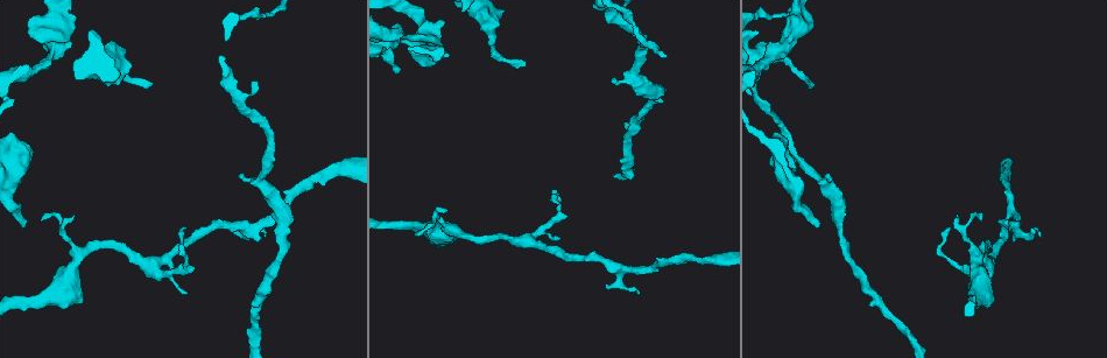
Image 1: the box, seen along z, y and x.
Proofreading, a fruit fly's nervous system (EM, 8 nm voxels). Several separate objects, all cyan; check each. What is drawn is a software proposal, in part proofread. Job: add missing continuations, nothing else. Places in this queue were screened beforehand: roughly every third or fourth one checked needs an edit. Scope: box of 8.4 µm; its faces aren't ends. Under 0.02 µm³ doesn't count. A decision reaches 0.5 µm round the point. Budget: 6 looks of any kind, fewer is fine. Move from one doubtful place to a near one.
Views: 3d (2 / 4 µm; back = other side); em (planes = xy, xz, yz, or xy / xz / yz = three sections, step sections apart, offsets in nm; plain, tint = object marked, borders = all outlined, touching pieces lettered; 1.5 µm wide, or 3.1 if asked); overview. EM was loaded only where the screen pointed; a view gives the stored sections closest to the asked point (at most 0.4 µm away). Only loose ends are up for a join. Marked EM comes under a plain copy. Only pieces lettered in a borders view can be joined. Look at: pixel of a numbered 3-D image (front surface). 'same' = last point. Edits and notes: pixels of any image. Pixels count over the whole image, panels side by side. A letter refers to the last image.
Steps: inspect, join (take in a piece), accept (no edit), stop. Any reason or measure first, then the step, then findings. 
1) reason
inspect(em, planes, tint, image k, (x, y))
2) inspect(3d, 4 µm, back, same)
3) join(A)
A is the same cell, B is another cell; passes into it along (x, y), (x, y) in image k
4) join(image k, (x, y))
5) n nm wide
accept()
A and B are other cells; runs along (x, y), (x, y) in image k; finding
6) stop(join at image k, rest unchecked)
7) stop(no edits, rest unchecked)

branch stops here
inspect(em, xy, step 8, borders, image 1, (184, 291))

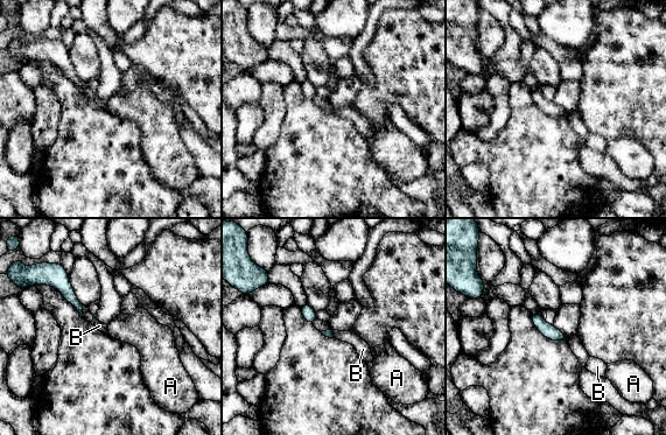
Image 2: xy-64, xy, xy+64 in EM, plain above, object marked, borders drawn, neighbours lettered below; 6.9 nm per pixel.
cut it another way
inspect(em, planes, borders, same)

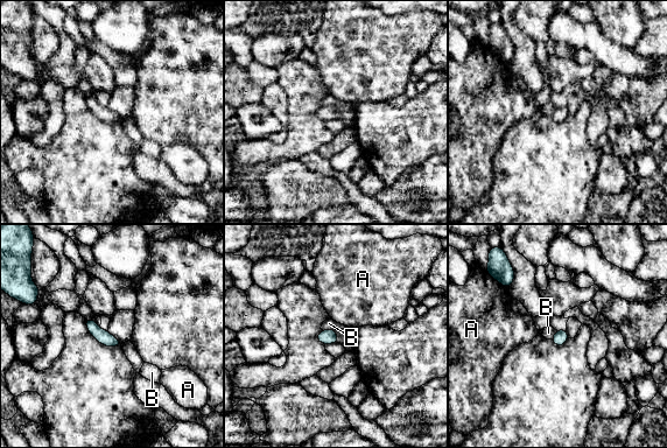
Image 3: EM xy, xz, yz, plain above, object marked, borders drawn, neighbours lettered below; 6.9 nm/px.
accept()
A and B are other cells; border along (334, 329), (322, 330) in image 3; no lettered piece goes on from it

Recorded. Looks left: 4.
free end
inspect(3d, 2 µm, image 1, (21, 223))

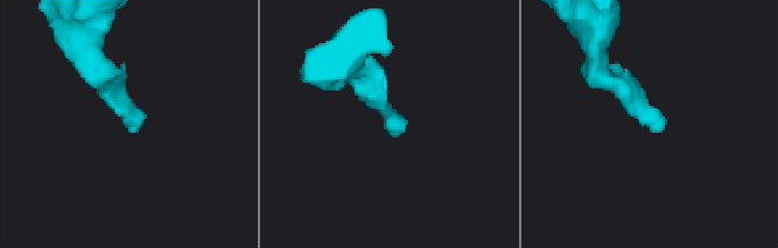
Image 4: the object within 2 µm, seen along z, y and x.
inspect(em, planes, tint, image 4, (137, 121))

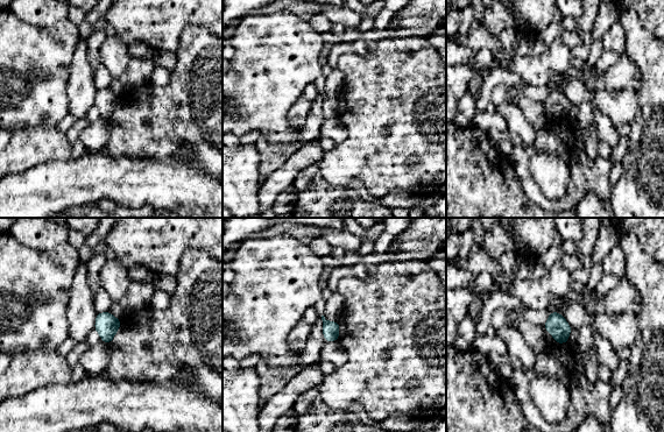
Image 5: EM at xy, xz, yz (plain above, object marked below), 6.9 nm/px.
see the neighbours
inspect(em, planes, borders, same)

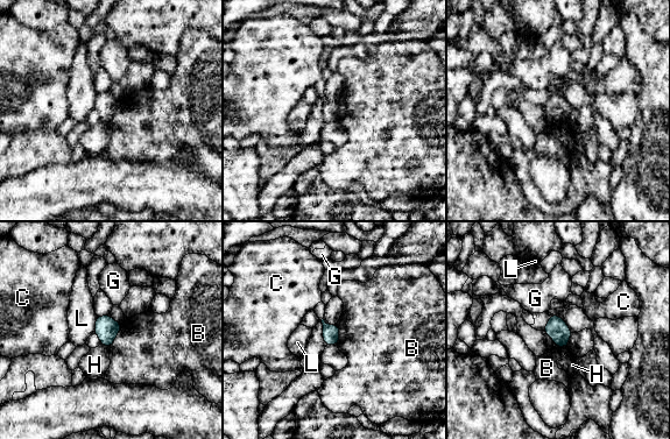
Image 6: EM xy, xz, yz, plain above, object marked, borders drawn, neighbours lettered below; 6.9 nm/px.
B touches over 170 nm
accept()
B, C, G, H and L are other cells; border along (121, 325), (110, 346) in image 6; no lettered piece goes on from it

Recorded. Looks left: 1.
free end
inspect(em, planes, borders, image 1, (239, 174))

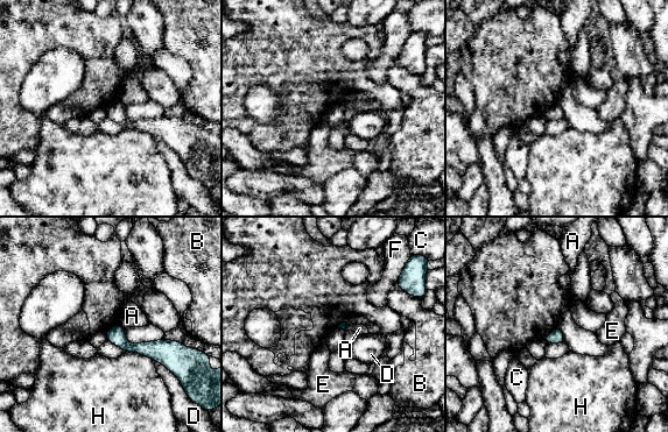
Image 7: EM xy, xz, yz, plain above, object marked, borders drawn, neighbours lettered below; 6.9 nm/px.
accept()
A, B, C, D, E, F and H are other cells; no lettered piece goes on from it

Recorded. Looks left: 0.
stop(no edits, rest unchecked)

